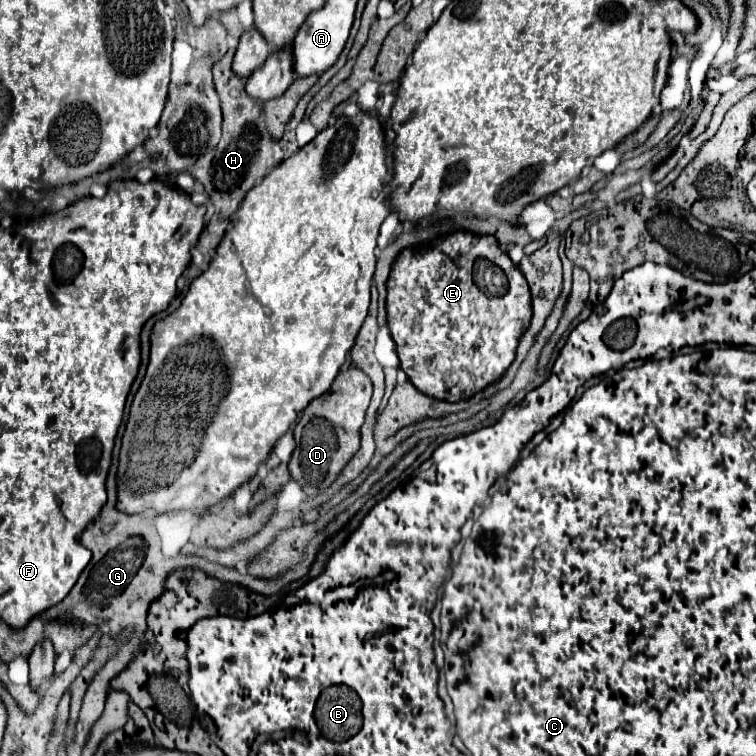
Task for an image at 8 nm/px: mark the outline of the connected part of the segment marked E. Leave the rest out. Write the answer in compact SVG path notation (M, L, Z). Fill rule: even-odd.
M454 232L434 244L428 244L426 248L408 248L398 256L386 288L388 328L392 340L396 342L402 370L422 394L444 402L468 400L476 392L484 390L488 384L498 382L514 362L518 338L528 330L528 324L532 320L532 300L528 282L518 270L518 266L500 248L494 236ZM478 258L494 258L494 264L504 270L510 282L510 290L504 296L488 298L472 282L472 266Z

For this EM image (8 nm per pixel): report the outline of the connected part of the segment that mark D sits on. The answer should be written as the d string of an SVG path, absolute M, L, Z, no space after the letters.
M348 366L336 376L332 388L324 396L312 400L302 412L300 422L294 428L296 448L288 462L288 470L294 482L302 486L316 486L318 492L326 490L344 470L348 460L360 450L360 426L364 424L366 408L370 404L372 384L364 372Z

